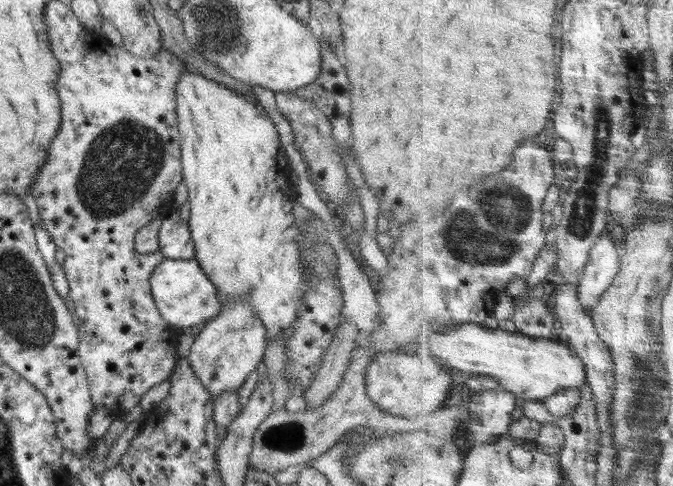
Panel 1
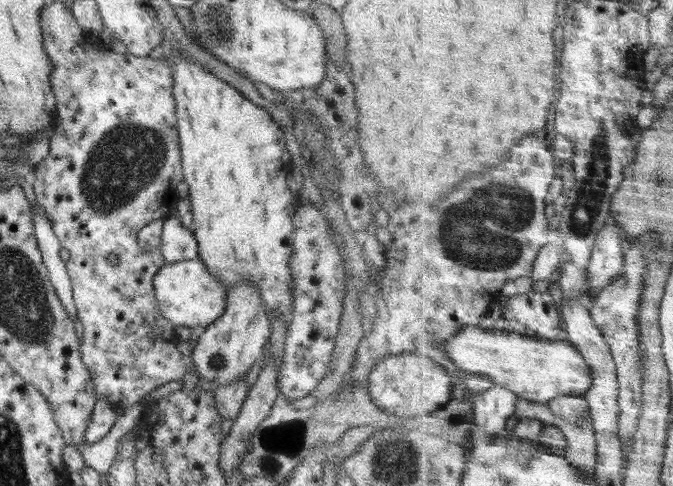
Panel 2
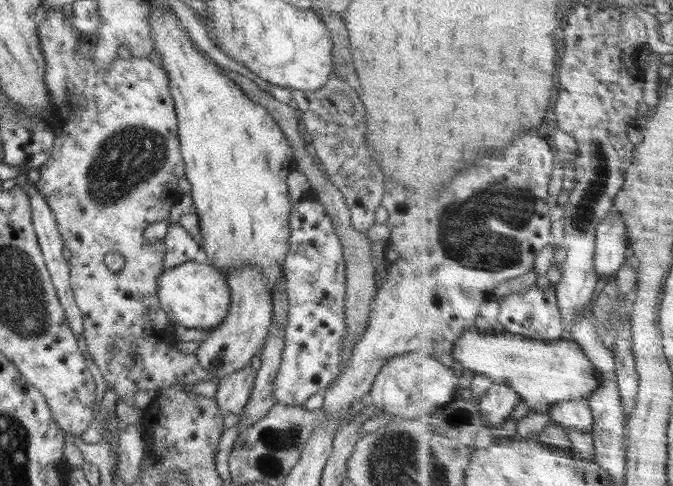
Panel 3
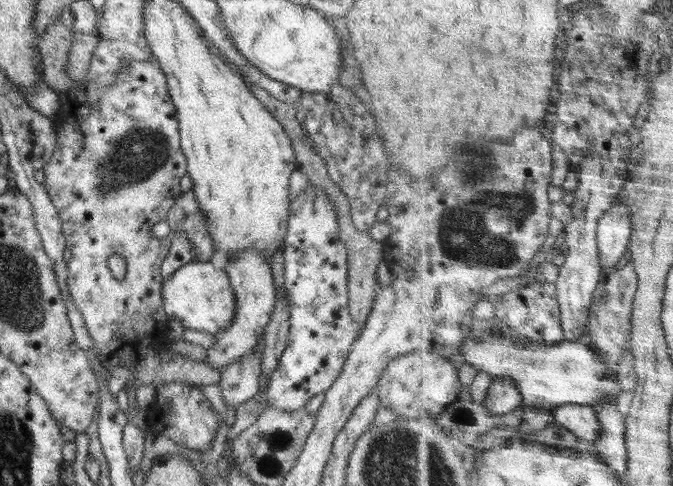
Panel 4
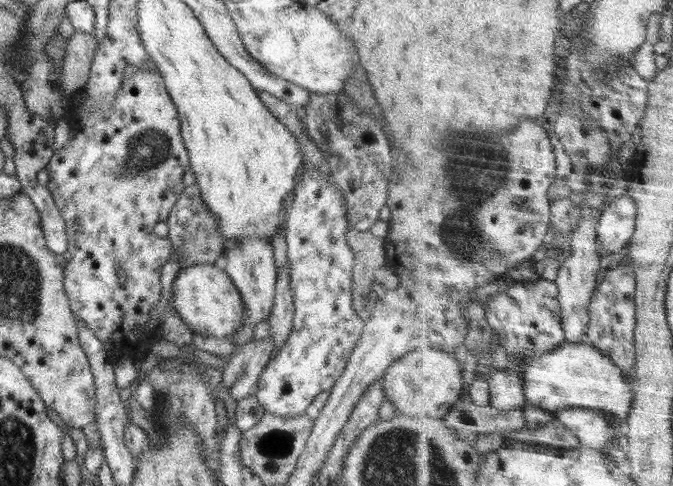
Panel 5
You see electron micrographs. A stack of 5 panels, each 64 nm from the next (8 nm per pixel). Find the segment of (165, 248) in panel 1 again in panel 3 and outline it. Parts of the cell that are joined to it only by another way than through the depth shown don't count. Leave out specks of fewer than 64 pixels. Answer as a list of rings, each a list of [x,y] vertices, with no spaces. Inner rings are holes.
[[[170,224],[167,236],[164,238],[166,254],[164,254],[164,270],[172,270],[184,262],[206,263],[208,257],[182,226]]]

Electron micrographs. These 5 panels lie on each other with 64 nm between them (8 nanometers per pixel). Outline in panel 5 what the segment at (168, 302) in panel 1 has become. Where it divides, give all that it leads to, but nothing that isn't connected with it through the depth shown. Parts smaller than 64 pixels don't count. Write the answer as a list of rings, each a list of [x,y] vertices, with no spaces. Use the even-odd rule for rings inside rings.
[[[196,264],[196,266],[188,266],[184,270],[179,270],[172,284],[168,312],[172,309],[176,309],[176,313],[196,334],[216,338],[236,334],[238,328],[244,326],[244,318],[246,318],[246,313],[244,313],[246,305],[244,305],[244,299],[240,298],[236,285],[225,269],[212,264]]]

